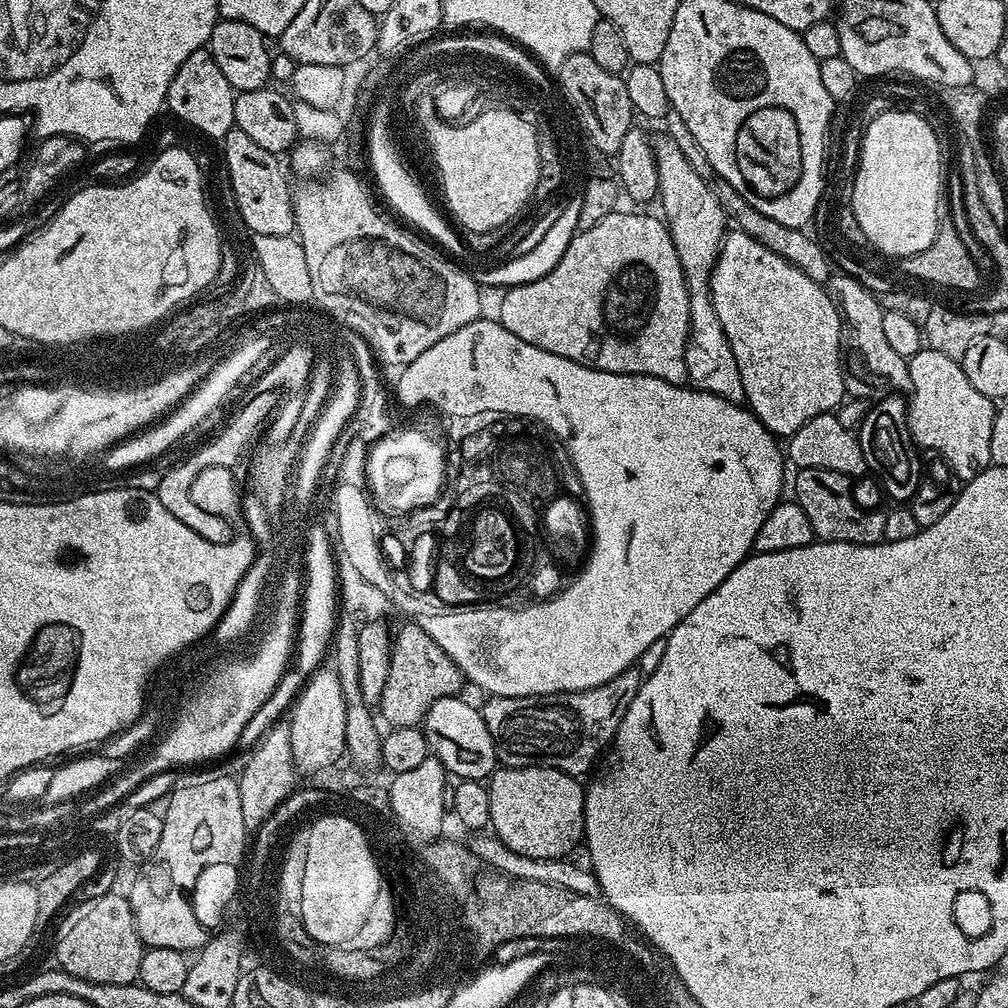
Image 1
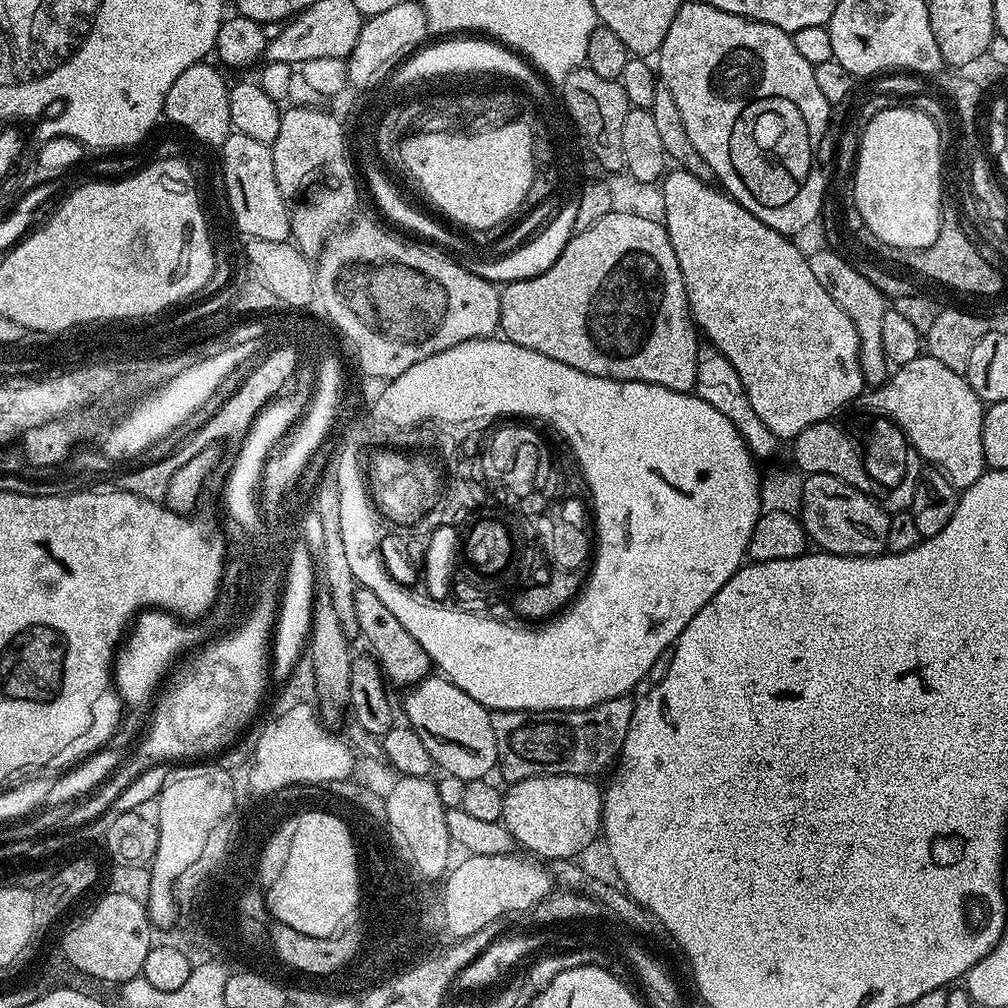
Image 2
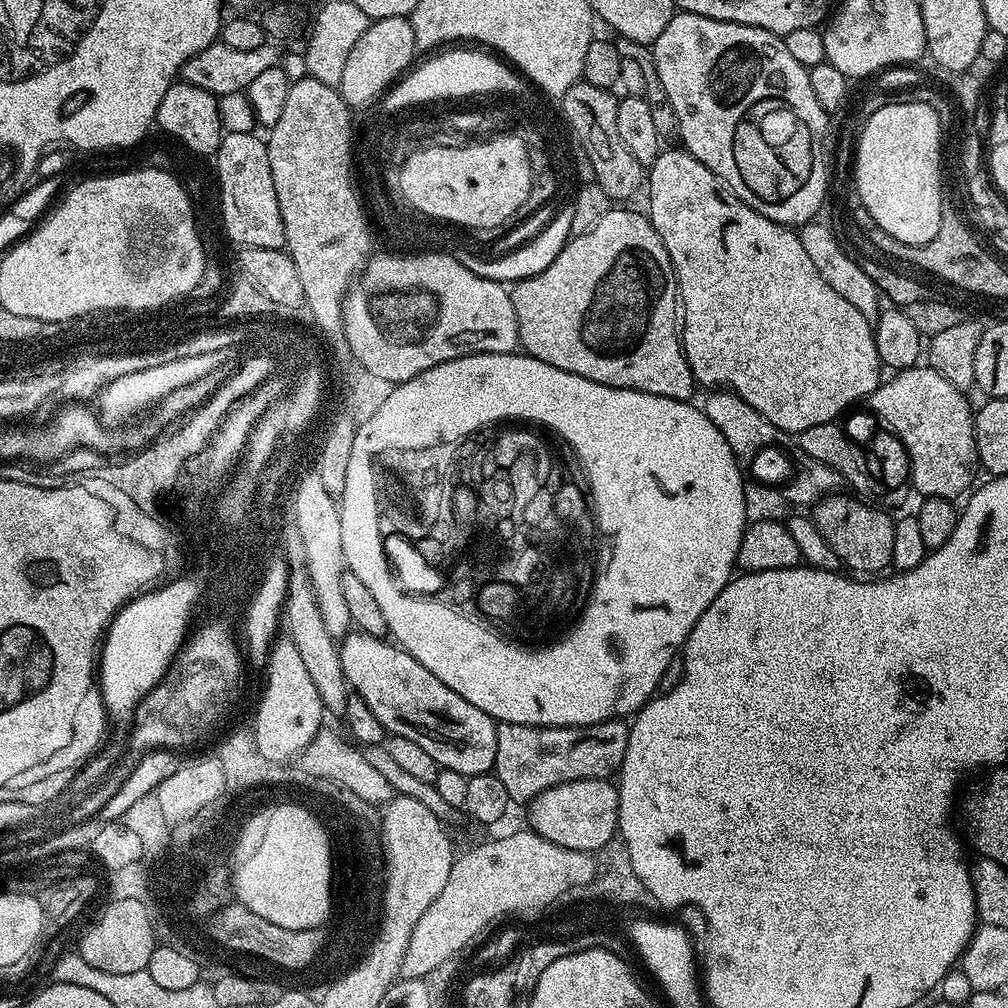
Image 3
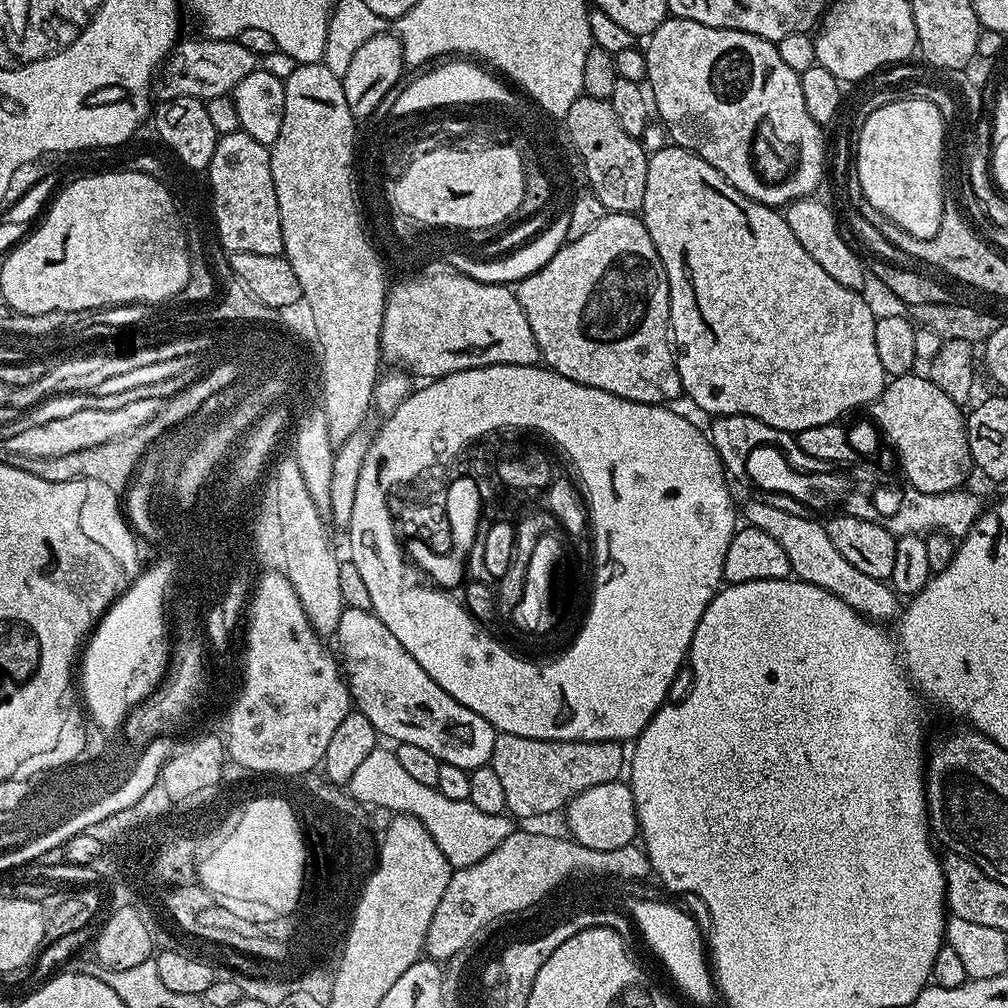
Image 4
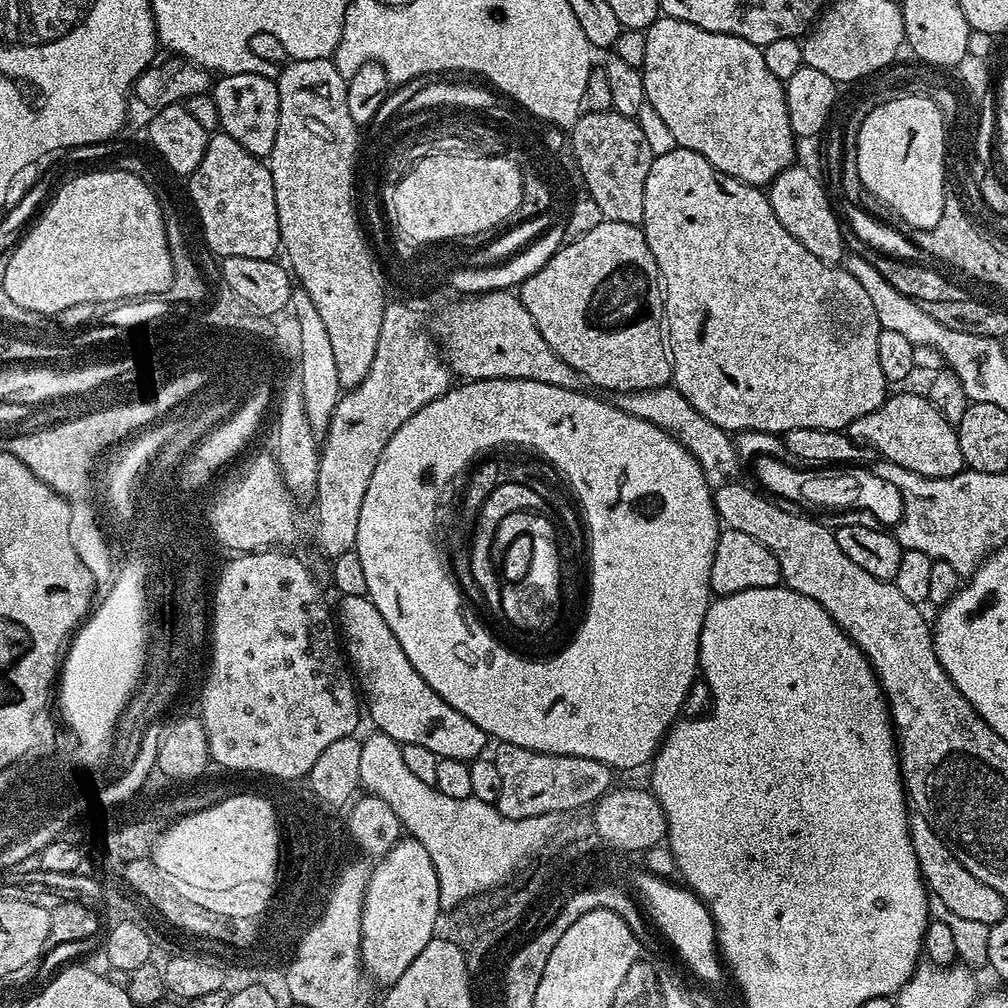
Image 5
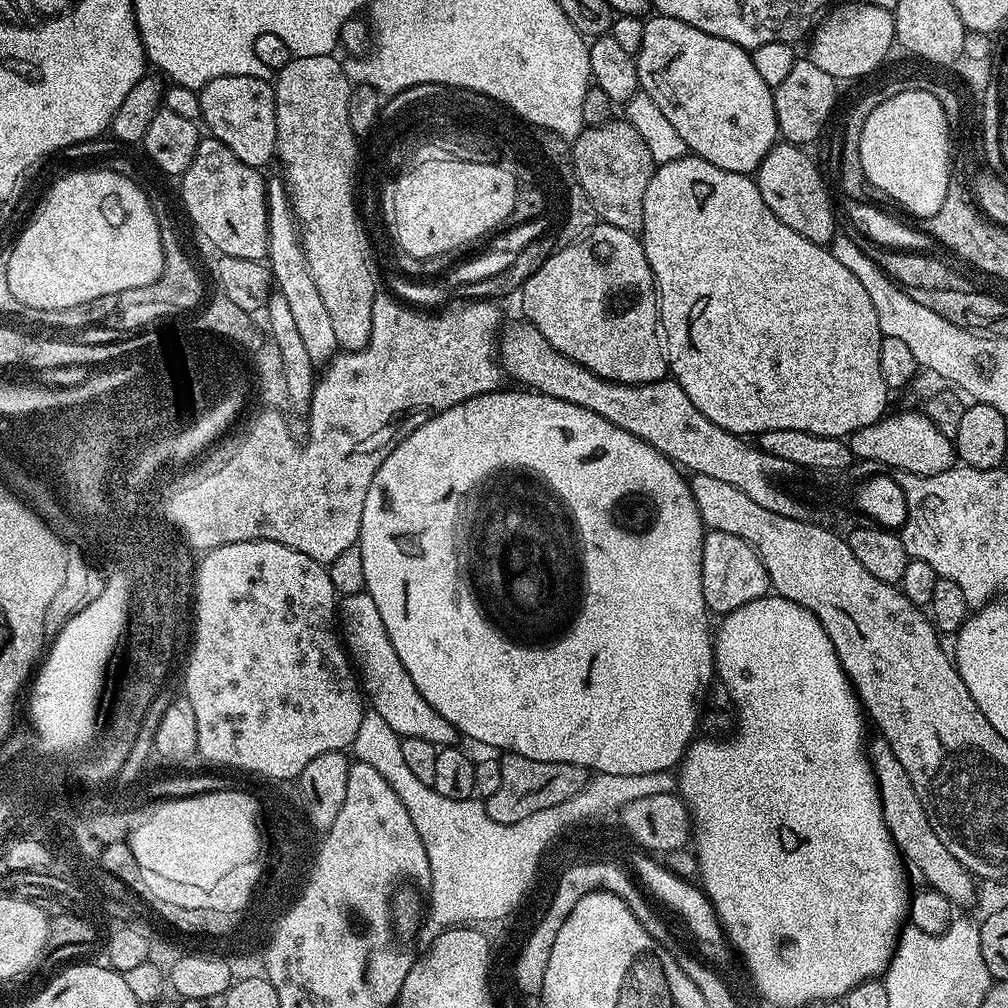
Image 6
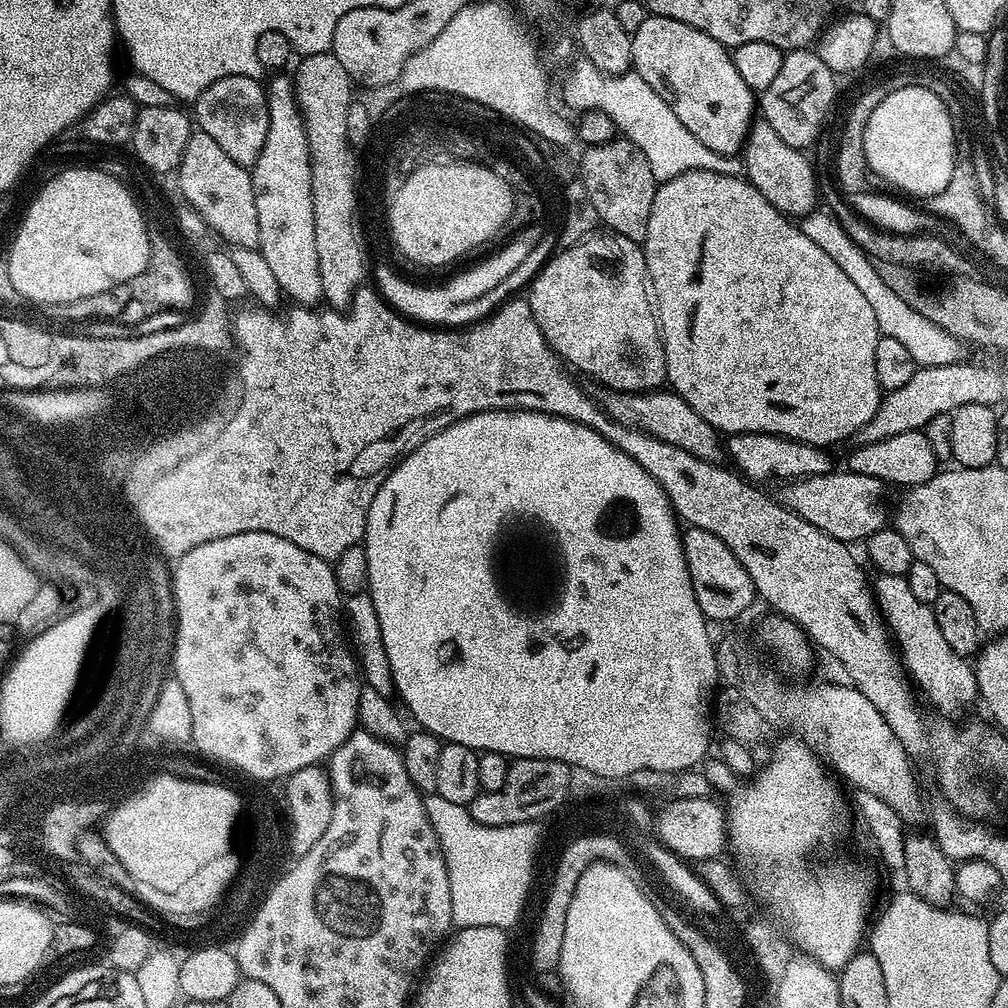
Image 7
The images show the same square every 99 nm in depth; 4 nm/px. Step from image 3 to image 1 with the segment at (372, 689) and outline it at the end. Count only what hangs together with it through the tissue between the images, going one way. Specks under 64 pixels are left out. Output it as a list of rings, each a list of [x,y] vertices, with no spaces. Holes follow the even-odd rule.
[[[455,695],[435,700],[425,716],[425,736],[429,751],[442,762],[449,775],[457,779],[483,781],[497,767],[496,747],[483,713],[461,698]]]

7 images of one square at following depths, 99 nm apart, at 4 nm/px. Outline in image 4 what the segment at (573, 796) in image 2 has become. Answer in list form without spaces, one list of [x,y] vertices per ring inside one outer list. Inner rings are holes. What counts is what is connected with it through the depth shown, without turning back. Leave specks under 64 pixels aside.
[[[623,779],[602,782],[598,786],[590,786],[590,790],[582,790],[582,794],[578,794],[568,803],[566,815],[568,815],[567,835],[577,844],[590,850],[603,852],[618,850],[633,843],[638,836],[632,786]]]

